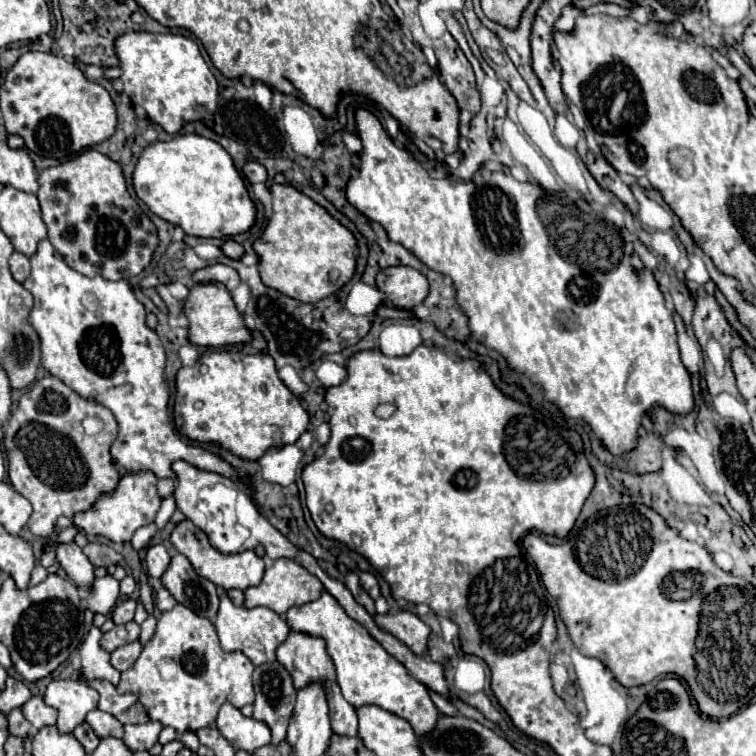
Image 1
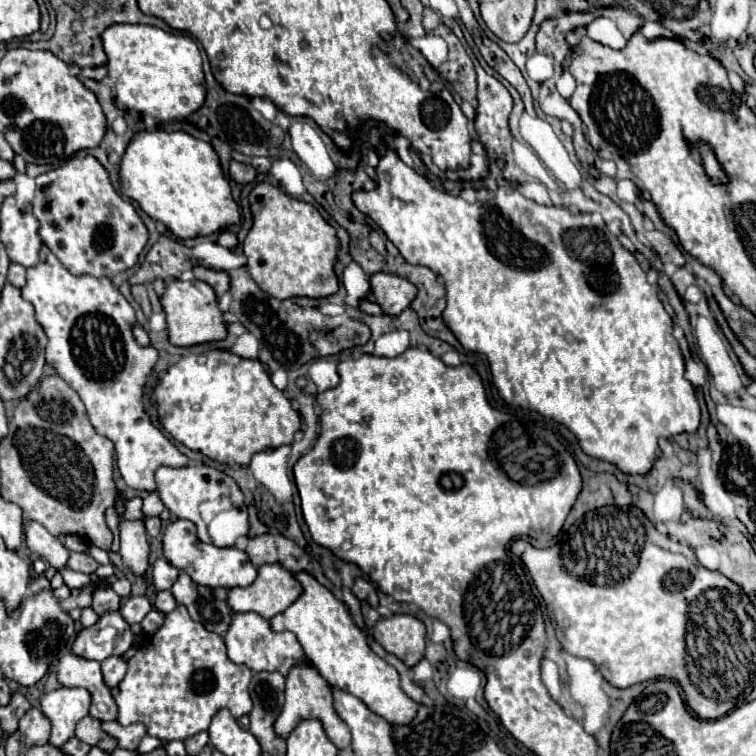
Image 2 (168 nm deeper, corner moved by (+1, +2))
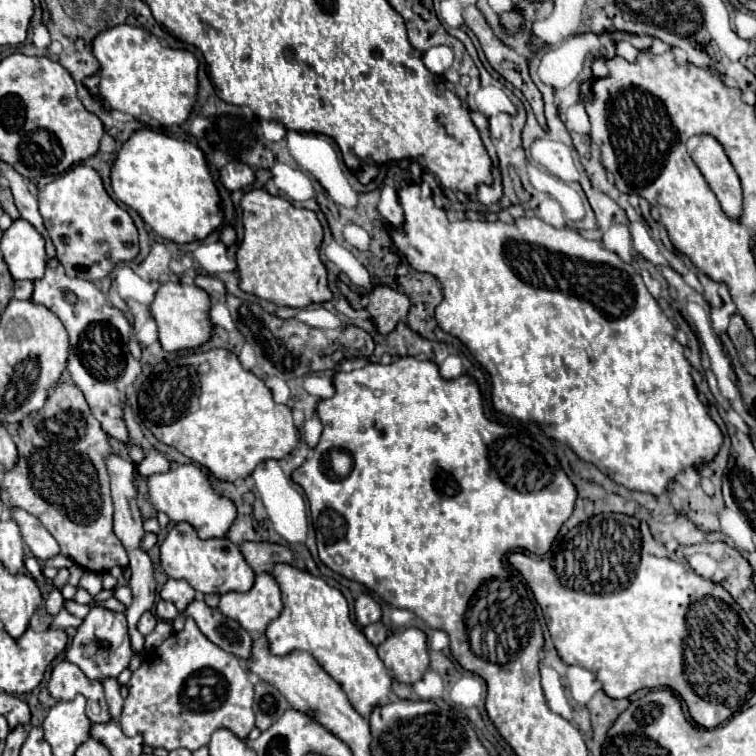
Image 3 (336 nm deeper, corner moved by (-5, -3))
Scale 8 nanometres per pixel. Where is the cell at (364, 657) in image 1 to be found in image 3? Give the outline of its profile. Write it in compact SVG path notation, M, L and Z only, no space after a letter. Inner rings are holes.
M285 563L275 565L271 575L281 589L283 611L265 629L269 651L277 657L285 657L293 651L307 651L313 655L323 671L341 685L353 709L363 717L367 717L375 705L389 703L391 675L377 657L377 649L353 625L343 593L329 587L321 577Z

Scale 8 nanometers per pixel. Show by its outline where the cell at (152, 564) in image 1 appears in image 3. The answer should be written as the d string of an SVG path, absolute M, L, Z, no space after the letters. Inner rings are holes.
M169 579L161 591L161 597L163 599L169 599L177 605L177 611L183 613L189 605L189 601L195 599L195 589L187 583L187 581L181 581L181 579Z

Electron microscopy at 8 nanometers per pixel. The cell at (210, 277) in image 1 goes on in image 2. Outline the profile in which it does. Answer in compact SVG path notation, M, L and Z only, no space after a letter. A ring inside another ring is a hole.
M195 266L193 268L193 274L197 280L203 280L207 282L209 286L213 286L215 294L217 296L223 296L223 292L229 290L229 284L231 284L231 278L227 272L223 270L213 270L213 268L205 268L205 266Z

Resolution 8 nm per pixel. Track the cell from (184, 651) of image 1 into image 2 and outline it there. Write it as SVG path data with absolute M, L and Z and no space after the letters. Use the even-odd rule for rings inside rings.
M179 604L173 612L165 614L163 626L149 640L145 640L143 646L137 650L137 654L129 660L129 670L121 680L121 684L117 686L117 694L113 694L119 706L117 722L125 726L131 722L141 722L147 726L147 734L167 742L185 740L197 732L207 730L213 714L221 708L231 710L235 718L249 714L253 706L249 696L249 680L251 680L251 670L229 660L223 638L215 632L209 632L203 624L191 620L187 608Z

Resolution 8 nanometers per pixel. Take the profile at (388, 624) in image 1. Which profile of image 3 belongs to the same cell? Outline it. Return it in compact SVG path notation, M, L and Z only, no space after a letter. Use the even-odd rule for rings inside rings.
M415 627L391 633L385 643L377 647L377 653L393 677L405 685L413 685L429 669L427 637Z

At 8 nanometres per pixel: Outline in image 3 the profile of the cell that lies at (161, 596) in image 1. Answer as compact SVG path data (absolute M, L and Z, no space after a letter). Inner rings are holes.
M163 599L157 603L155 613L157 613L157 617L159 617L161 621L173 621L173 619L177 617L177 609L175 609L175 605L173 605L171 601L163 601Z

